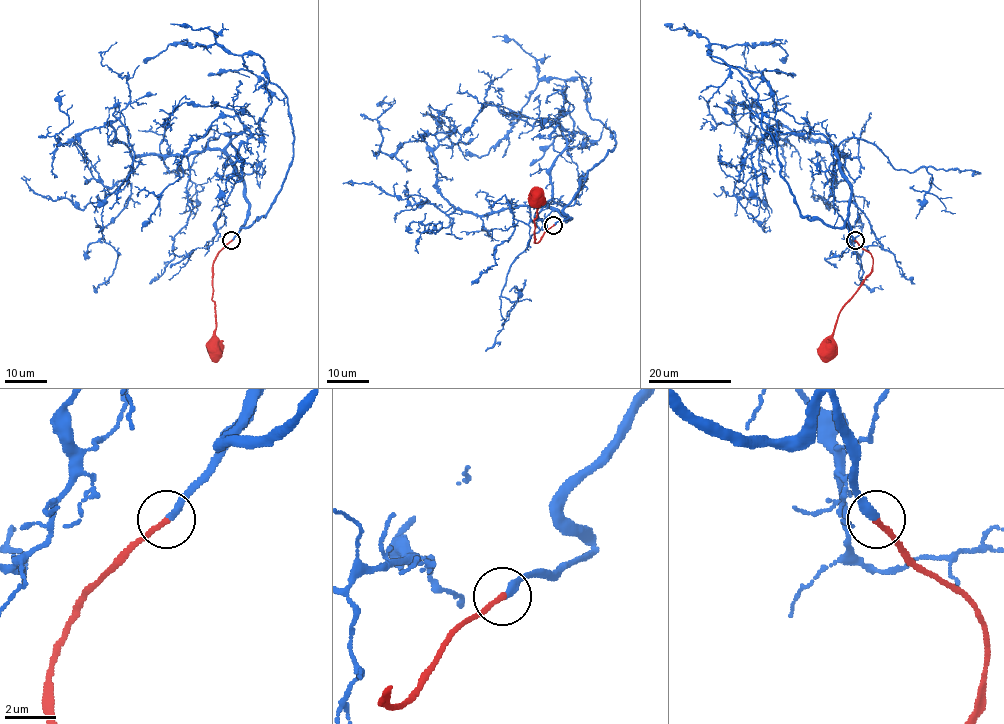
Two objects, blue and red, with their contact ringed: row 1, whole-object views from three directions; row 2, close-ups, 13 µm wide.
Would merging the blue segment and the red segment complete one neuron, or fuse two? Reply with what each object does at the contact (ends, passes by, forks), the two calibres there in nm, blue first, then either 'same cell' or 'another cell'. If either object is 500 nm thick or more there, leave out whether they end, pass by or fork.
blue ends there; red ends there; 320 nm thick on the blue side, 240 nm on the other; same cell

